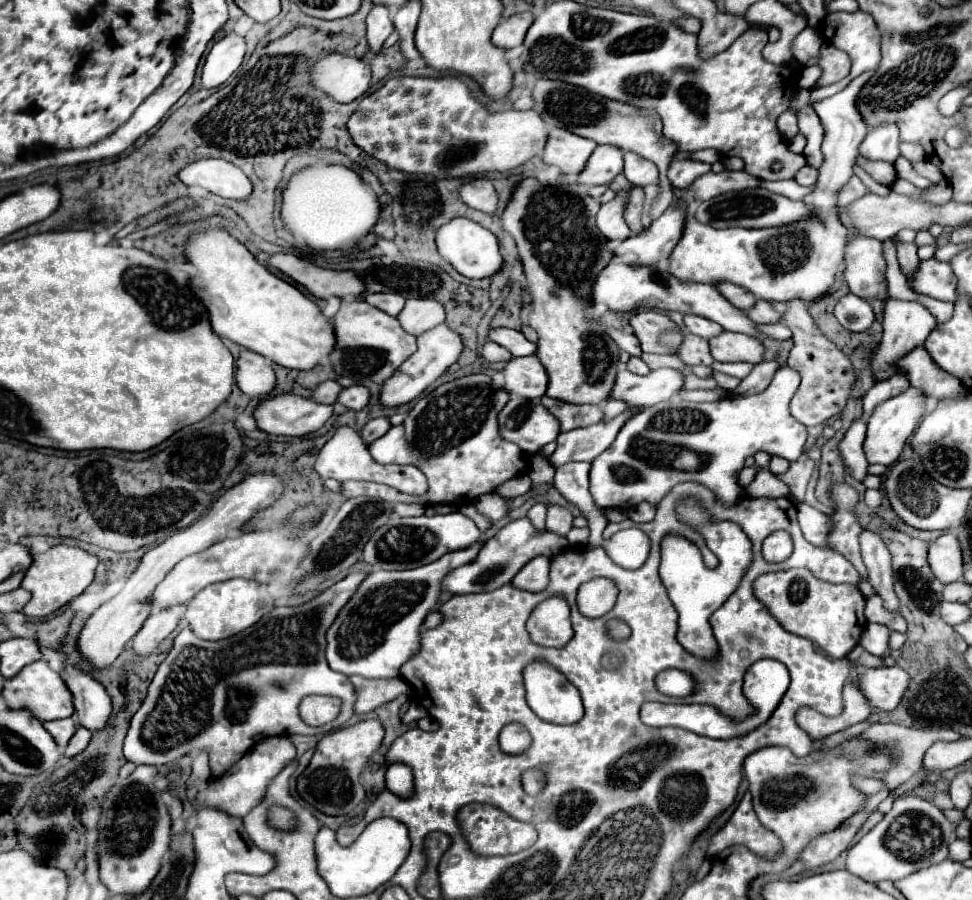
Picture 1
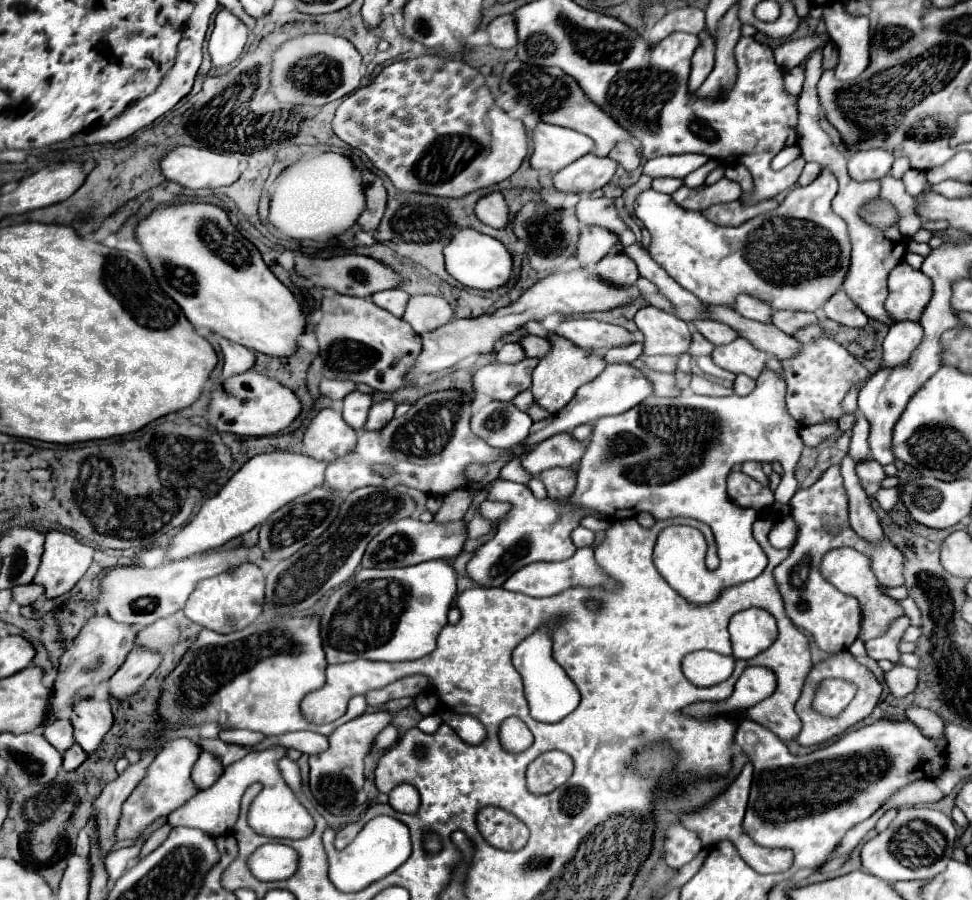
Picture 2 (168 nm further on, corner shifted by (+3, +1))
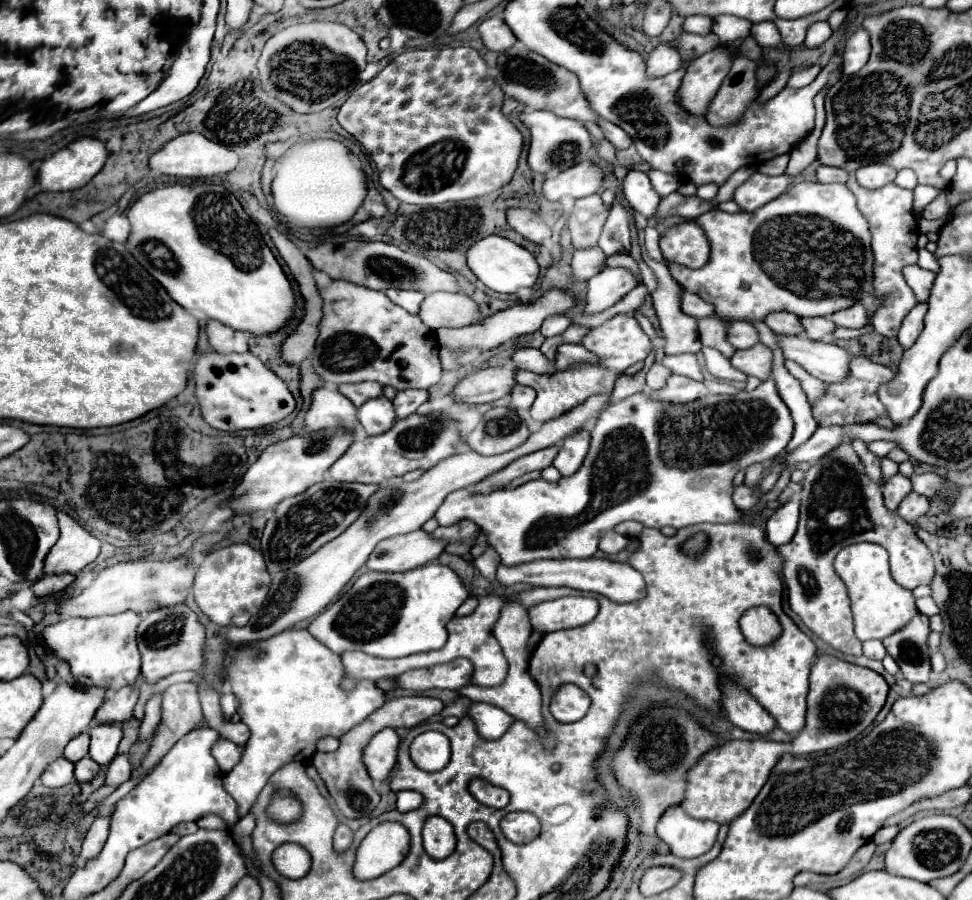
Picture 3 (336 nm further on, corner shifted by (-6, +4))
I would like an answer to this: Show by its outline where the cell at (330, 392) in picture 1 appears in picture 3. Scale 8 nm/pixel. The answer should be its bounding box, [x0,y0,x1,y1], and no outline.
[338,381,382,407]

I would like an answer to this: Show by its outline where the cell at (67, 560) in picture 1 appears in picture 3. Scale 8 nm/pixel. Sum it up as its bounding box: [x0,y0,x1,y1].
[44,513,100,575]

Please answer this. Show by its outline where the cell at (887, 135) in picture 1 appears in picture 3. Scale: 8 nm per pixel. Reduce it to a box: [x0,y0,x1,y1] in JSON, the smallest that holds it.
[856,163,896,189]

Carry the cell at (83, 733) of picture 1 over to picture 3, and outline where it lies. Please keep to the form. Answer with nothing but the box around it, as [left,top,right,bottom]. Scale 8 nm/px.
[74,757,100,783]

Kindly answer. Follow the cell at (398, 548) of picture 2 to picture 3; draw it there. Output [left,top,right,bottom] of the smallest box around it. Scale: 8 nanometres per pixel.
[366,529,446,571]

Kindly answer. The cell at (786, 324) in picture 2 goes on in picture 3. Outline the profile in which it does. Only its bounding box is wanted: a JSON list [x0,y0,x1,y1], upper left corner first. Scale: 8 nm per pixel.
[800,317,834,341]

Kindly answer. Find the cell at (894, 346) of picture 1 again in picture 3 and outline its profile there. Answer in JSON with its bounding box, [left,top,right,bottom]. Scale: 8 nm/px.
[904,265,936,303]

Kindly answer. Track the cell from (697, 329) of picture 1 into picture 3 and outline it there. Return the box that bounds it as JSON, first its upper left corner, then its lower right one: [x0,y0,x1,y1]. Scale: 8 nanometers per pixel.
[726,321,758,349]

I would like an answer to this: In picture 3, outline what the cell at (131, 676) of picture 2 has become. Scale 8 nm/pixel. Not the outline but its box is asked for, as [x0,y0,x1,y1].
[94,675,146,723]

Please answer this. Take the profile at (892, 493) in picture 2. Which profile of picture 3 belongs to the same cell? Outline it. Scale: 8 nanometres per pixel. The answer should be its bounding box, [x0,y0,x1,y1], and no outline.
[898,491,928,523]

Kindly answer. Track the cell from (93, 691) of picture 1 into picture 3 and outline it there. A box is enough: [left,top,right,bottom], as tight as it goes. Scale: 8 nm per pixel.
[90,723,122,765]

